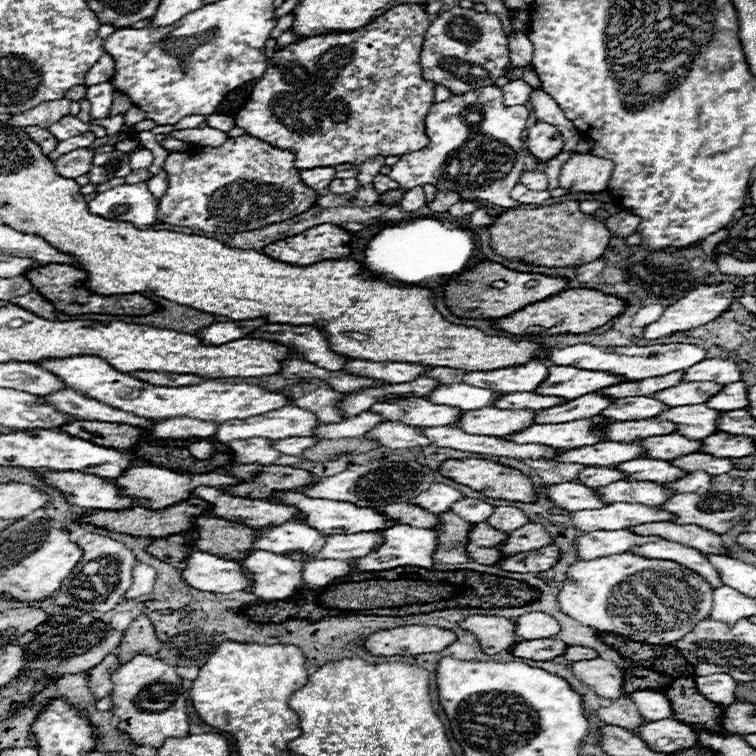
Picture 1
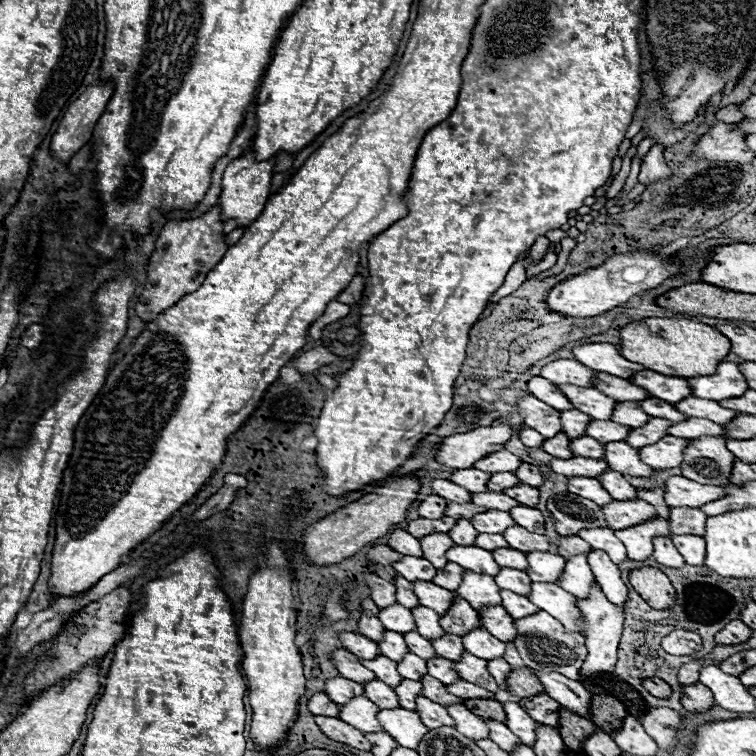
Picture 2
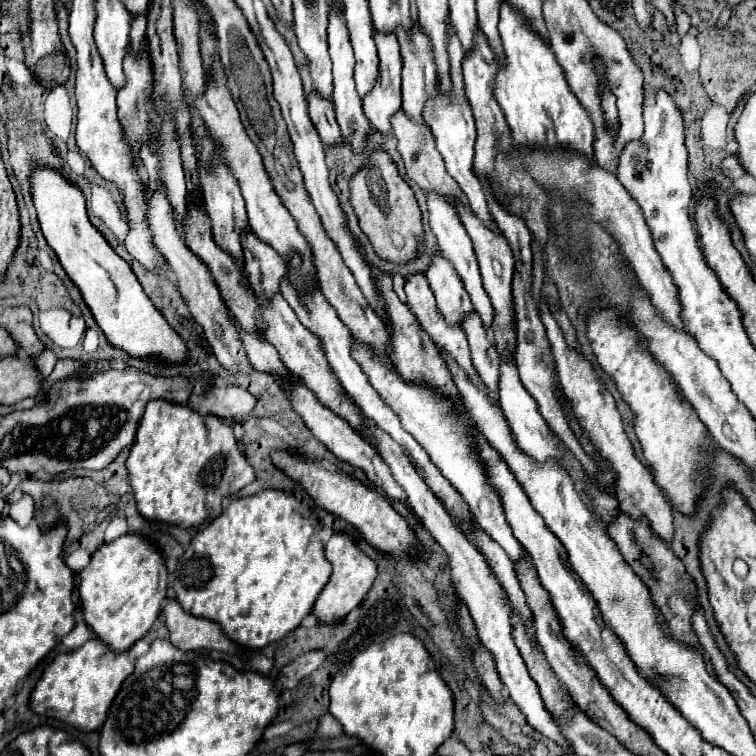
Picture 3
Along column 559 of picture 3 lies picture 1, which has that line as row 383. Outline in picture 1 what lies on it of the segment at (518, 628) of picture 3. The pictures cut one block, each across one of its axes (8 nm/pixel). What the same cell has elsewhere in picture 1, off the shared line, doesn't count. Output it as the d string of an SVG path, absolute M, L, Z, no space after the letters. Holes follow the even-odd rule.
M680 382L668 390L660 390L652 394L652 398L664 402L666 406L690 406L704 404L710 396L720 392L720 384L716 382Z

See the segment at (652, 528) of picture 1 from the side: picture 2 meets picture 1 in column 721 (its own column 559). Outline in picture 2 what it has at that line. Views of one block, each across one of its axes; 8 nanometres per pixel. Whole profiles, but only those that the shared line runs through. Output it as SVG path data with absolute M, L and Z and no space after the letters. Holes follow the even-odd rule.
M562 536L558 540L558 554L570 558L572 554L588 554L592 548L580 536Z

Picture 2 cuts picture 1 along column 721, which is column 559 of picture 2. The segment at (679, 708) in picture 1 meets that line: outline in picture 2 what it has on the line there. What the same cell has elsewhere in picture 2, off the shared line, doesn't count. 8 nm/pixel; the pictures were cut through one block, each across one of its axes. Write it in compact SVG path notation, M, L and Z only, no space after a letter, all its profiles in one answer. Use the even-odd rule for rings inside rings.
M560 708L558 710L560 714L560 736L564 738L564 744L572 750L580 750L584 740L596 732L596 724L590 722L588 718L582 718L578 716L576 712L572 710L566 710L566 708Z

